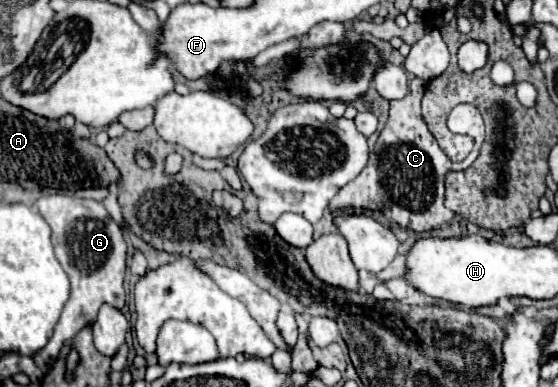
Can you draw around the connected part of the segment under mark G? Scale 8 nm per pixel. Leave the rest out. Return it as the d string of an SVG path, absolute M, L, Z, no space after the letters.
M44 195L36 201L36 209L52 229L54 251L70 279L70 299L64 305L54 335L48 345L34 355L36 365L48 369L56 361L64 341L72 339L84 325L96 321L96 313L102 303L110 303L116 309L124 307L124 273L128 245L124 241L120 225L108 215L106 207L100 201L66 195Z

